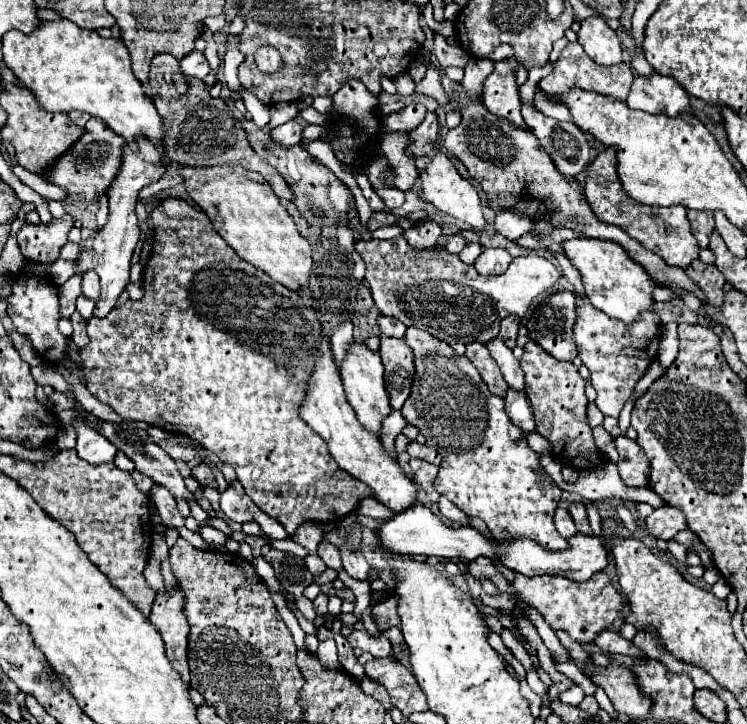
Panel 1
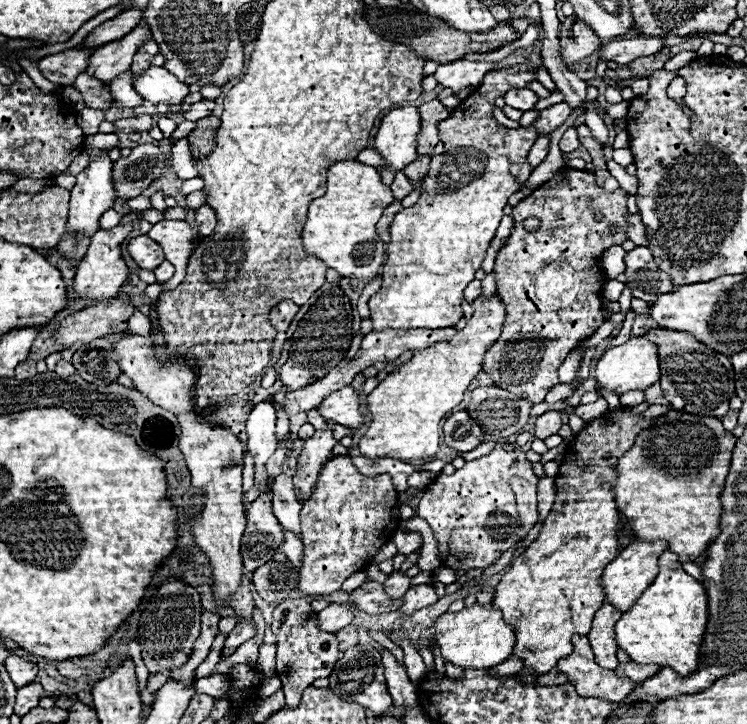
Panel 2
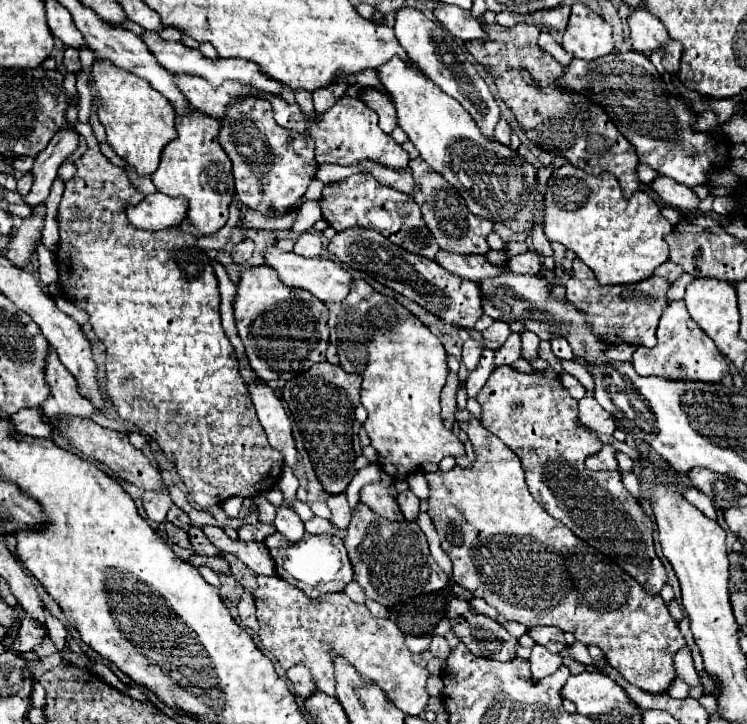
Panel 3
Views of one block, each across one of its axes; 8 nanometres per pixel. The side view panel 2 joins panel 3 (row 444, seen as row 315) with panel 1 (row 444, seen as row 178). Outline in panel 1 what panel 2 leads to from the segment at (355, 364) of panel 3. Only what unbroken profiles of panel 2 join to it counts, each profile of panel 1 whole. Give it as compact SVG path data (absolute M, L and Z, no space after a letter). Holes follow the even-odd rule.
M410 326L404 336L406 344L414 352L414 384L408 400L402 406L402 416L408 424L416 426L420 434L426 436L426 444L436 448L442 456L440 472L434 480L436 490L446 496L454 506L464 510L468 516L482 518L490 532L498 536L498 540L528 536L536 540L546 550L566 550L568 542L556 532L554 526L554 510L558 508L562 490L554 484L554 480L540 468L536 454L528 444L520 428L516 428L504 410L504 400L498 396L488 396L488 386L480 378L474 364L464 356L456 354L448 344L430 336L428 332Z

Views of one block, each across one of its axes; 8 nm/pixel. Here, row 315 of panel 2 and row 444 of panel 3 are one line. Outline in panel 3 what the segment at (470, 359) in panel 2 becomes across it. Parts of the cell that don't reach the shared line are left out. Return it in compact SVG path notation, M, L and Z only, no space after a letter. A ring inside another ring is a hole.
M458 410L456 420L476 448L476 462L470 468L454 466L448 472L438 470L426 474L430 484L428 516L440 534L444 552L452 558L452 578L470 590L472 596L484 598L506 620L520 622L528 630L536 626L556 626L562 632L572 632L576 640L598 646L604 652L606 662L630 684L650 694L666 692L676 678L672 658L686 642L664 600L658 594L646 592L616 562L596 552L560 520L552 518L532 498L520 458L500 438L494 438L478 418L468 410Z

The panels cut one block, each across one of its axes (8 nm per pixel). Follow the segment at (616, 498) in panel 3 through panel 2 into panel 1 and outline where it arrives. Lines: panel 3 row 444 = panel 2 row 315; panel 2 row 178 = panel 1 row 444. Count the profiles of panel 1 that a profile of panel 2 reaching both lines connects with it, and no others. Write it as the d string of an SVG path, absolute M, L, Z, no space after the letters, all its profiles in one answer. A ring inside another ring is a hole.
M528 340L524 346L524 354L520 358L520 368L524 370L526 380L526 396L532 404L536 432L544 436L552 444L552 458L562 466L572 466L576 470L592 470L606 462L604 454L596 448L592 438L592 428L586 418L588 398L584 394L584 380L578 374L578 368L572 362L560 362L552 356L546 356L534 340Z

